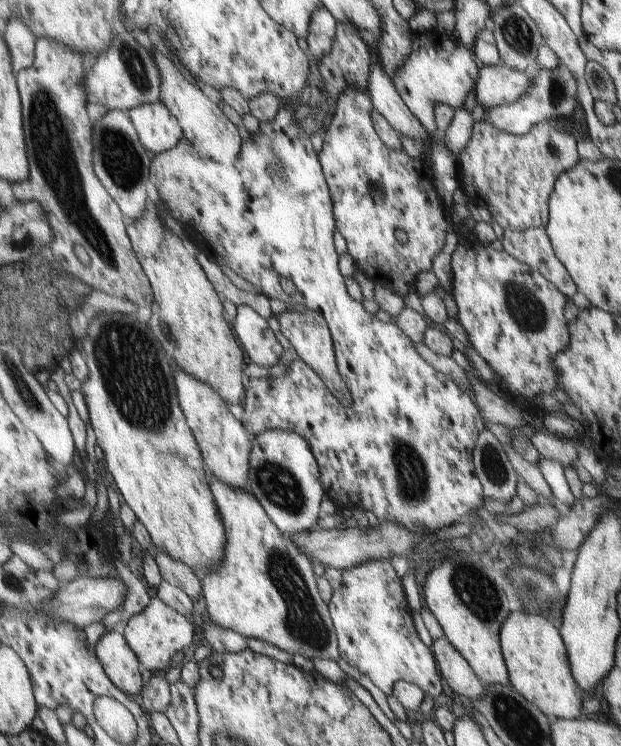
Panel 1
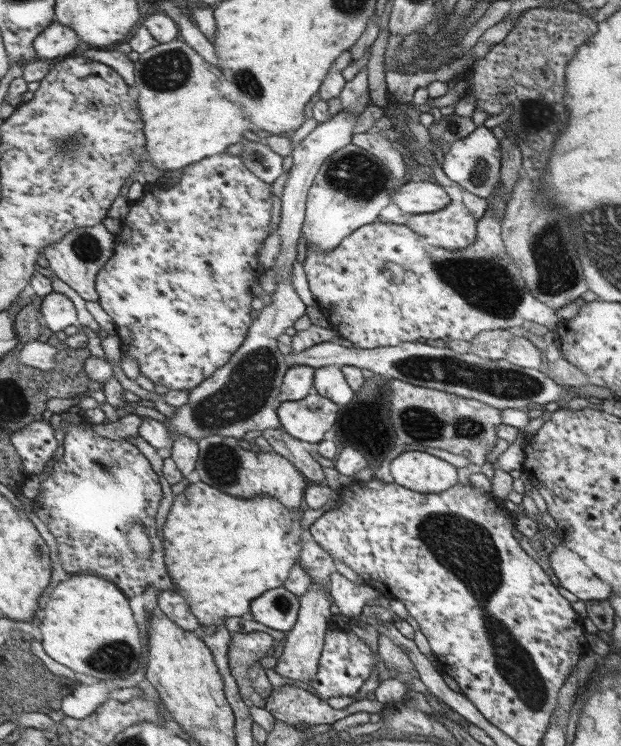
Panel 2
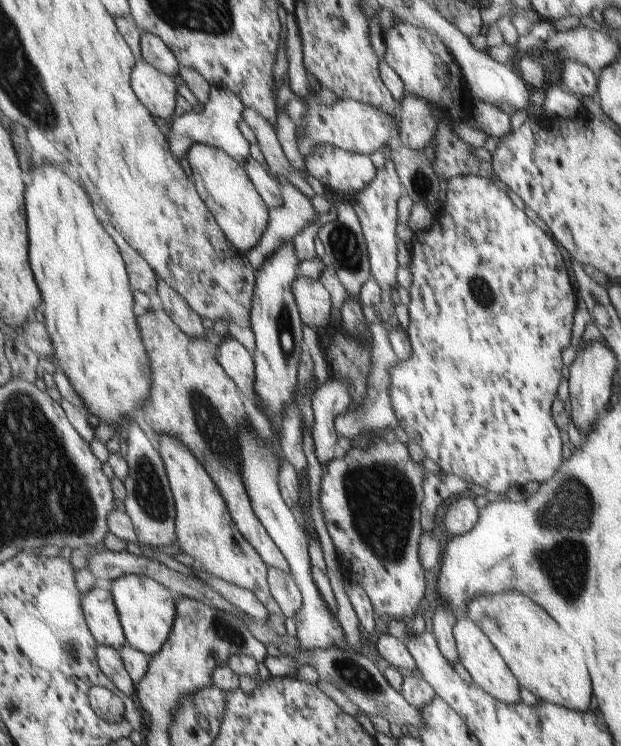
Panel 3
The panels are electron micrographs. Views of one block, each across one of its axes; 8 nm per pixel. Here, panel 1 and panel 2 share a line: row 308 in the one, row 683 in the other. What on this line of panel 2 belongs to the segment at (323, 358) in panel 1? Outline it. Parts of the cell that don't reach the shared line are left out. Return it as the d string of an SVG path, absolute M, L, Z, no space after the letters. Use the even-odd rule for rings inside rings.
M312 583L308 591L301 597L301 612L298 624L293 631L288 633L286 646L282 657L276 666L276 671L288 679L295 680L301 684L290 684L276 687L275 693L267 699L267 709L280 721L289 722L292 726L307 728L307 726L316 726L317 724L332 725L341 718L346 718L356 712L368 712L381 714L386 705L378 700L369 700L363 698L357 700L344 709L334 709L328 701L322 700L316 696L307 687L314 677L318 674L318 663L324 646L325 634L328 628L332 627L332 612L330 607L333 602L329 593L329 583L320 585Z

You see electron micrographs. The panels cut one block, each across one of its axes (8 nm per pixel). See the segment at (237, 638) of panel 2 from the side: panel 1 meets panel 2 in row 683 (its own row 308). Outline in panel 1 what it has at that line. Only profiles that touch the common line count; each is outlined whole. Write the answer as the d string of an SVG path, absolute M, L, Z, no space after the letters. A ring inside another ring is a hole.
M238 306L234 329L238 332L246 353L258 365L272 366L284 358L286 348L270 328L270 322L252 306Z

